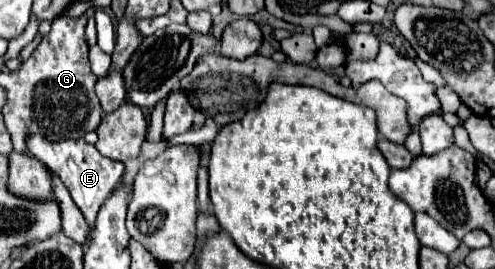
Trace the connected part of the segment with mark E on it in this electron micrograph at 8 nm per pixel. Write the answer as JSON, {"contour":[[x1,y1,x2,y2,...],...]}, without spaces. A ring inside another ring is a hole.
{"contour":[[31,135,29,137,29,151,41,163,45,163,49,167,49,171,53,171,55,175,59,175,59,179,65,183,65,187,69,189,75,205,81,209,81,213,85,215,85,219,89,223,87,243,91,243,93,221,97,217,97,211,103,207,105,199,109,195,113,195,113,191,123,183,123,171,125,171,123,163,103,157,95,149,95,145,87,143,85,139,67,139,67,141,61,141,61,143,45,143,43,137]]}

